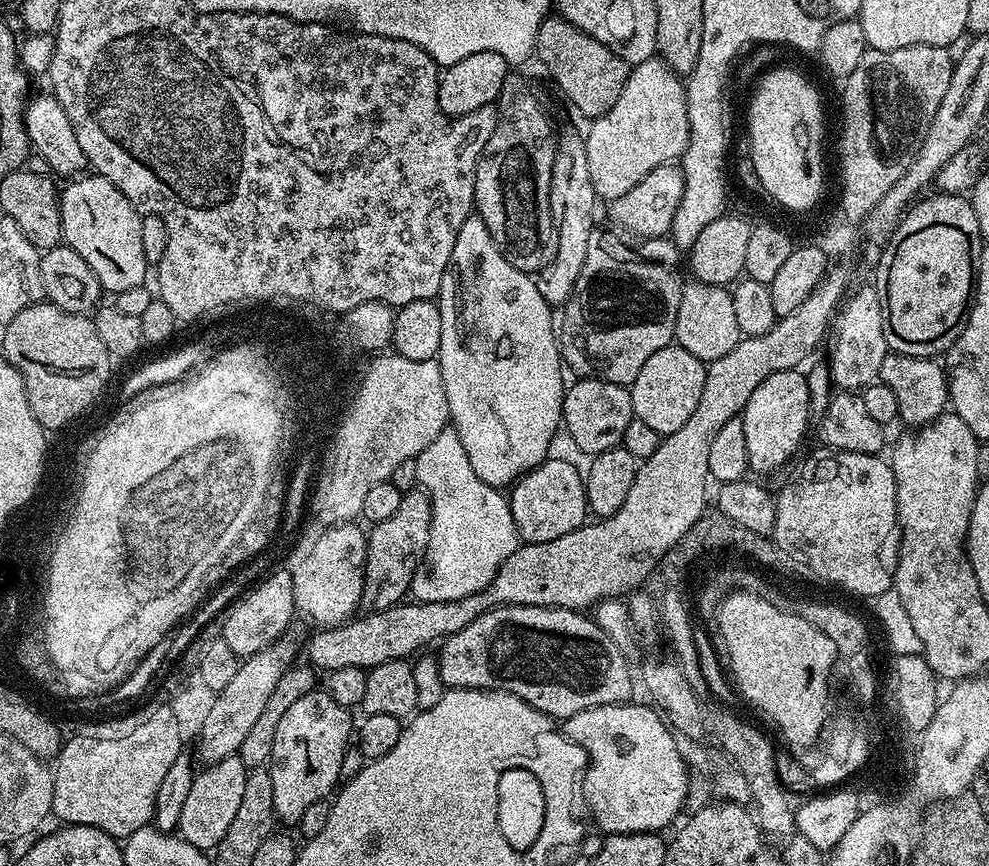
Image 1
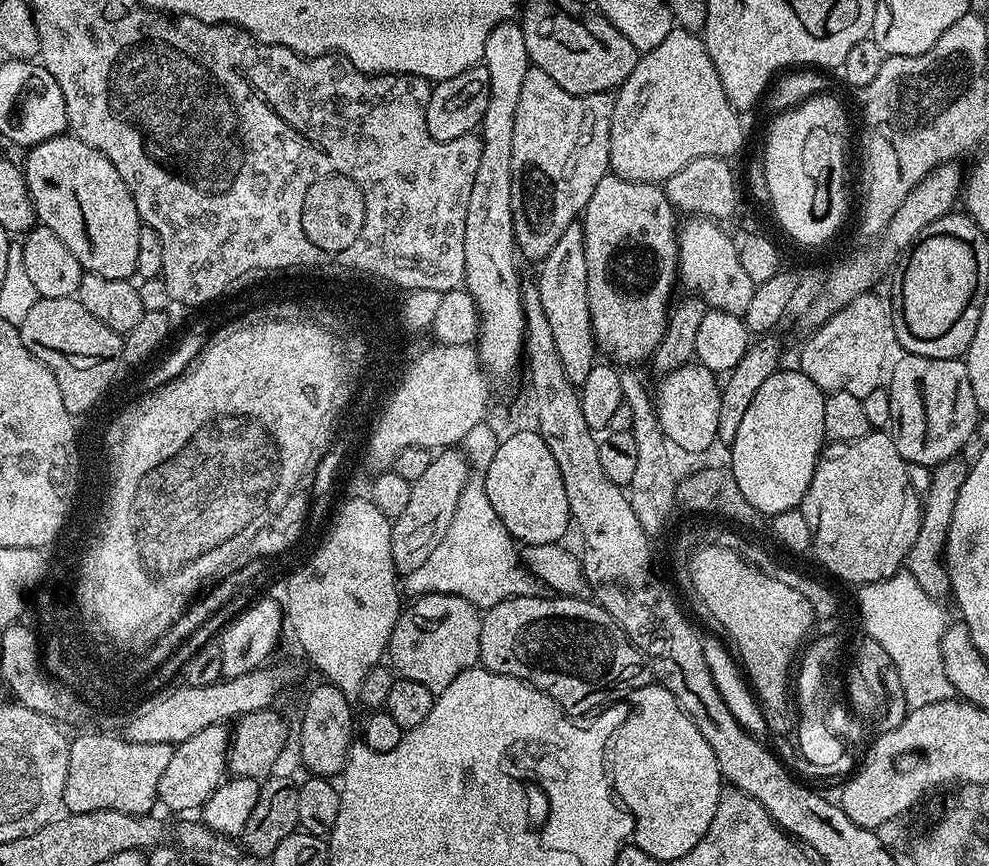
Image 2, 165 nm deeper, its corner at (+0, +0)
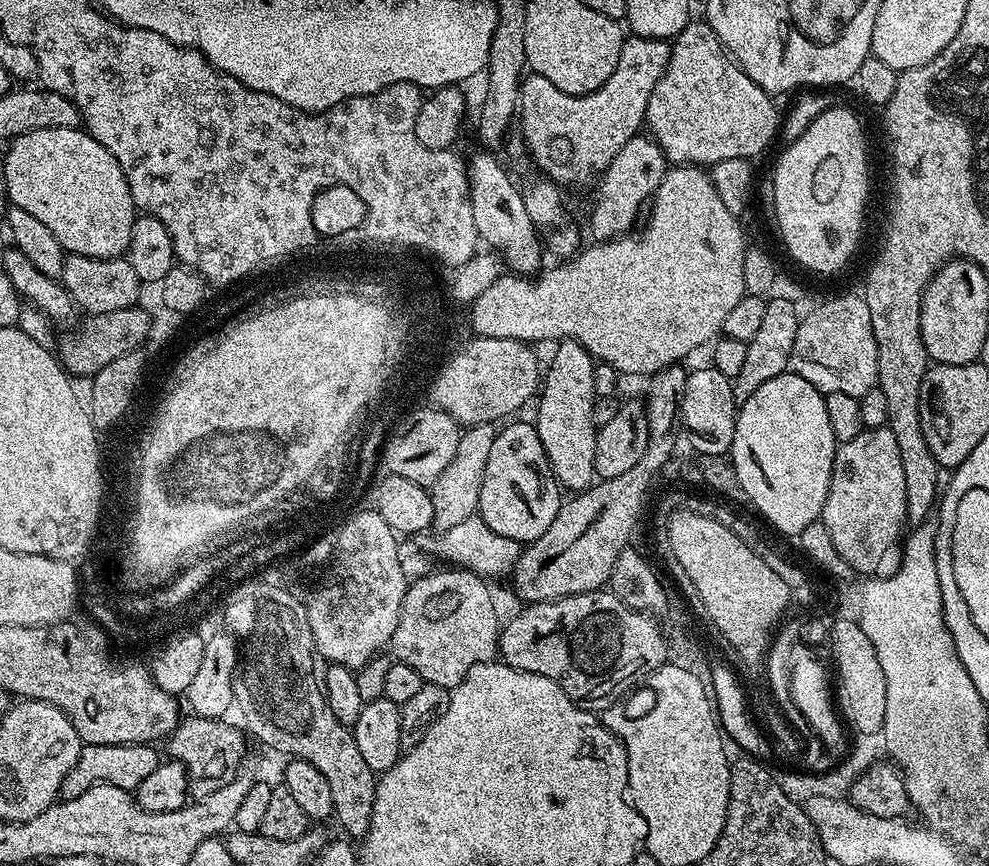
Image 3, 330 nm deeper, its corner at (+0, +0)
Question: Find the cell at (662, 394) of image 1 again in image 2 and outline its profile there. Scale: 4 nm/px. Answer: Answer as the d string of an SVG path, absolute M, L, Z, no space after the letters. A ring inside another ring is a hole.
M699 362L684 364L678 370L663 373L660 385L654 388L657 420L665 438L687 450L689 454L704 452L717 443L718 410L721 381L717 373L703 368Z

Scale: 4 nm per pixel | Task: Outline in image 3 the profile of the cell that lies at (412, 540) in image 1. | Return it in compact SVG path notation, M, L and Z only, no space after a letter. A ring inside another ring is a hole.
M495 423L473 424L461 431L450 466L446 466L442 474L438 474L438 482L434 482L430 489L434 506L432 522L437 533L449 530L458 522L477 515L482 494L482 478L486 474L486 462L490 459L490 449L494 446L497 431Z

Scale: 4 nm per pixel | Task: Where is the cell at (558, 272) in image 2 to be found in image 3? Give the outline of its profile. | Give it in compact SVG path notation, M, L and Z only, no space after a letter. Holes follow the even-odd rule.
M561 340L555 348L552 365L549 368L547 365L542 376L542 387L538 392L540 405L536 408L534 423L538 430L538 438L542 438L542 450L546 450L546 458L550 458L550 466L561 489L573 488L571 491L579 494L592 487L596 476L596 364L593 356L576 340Z

